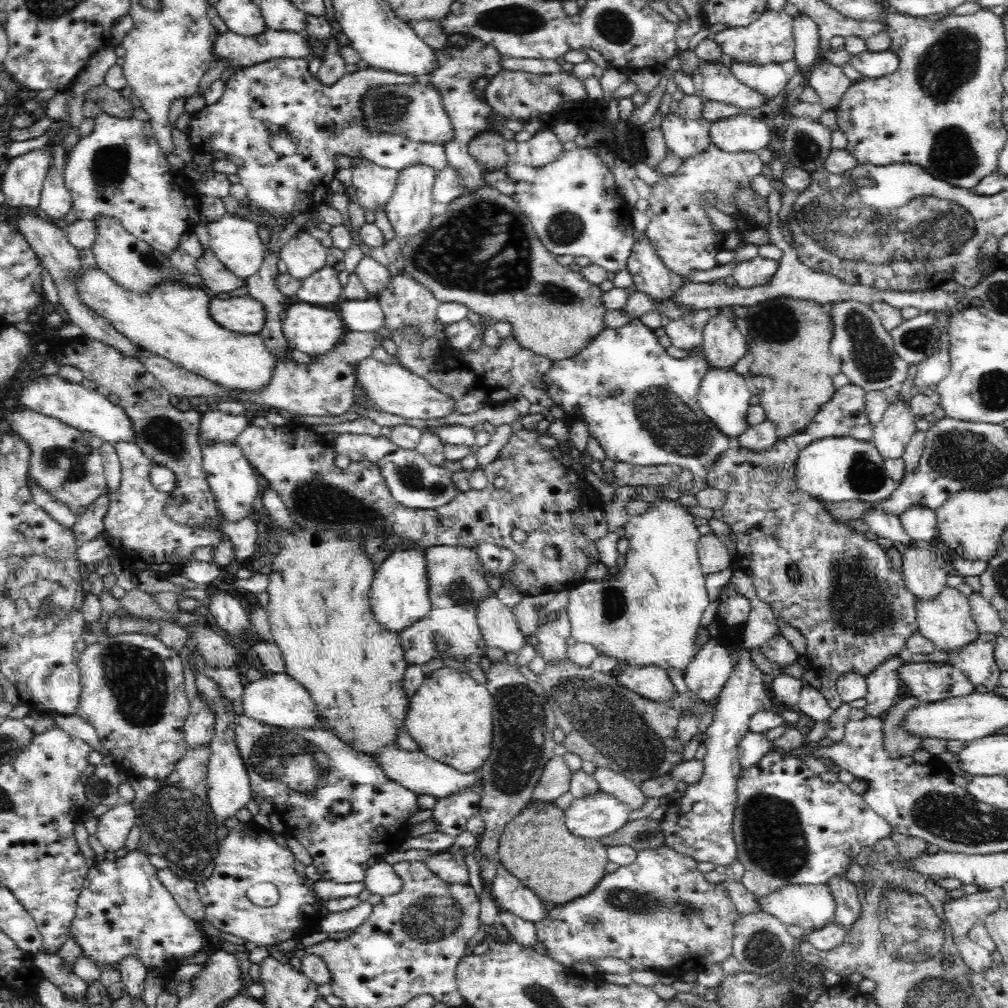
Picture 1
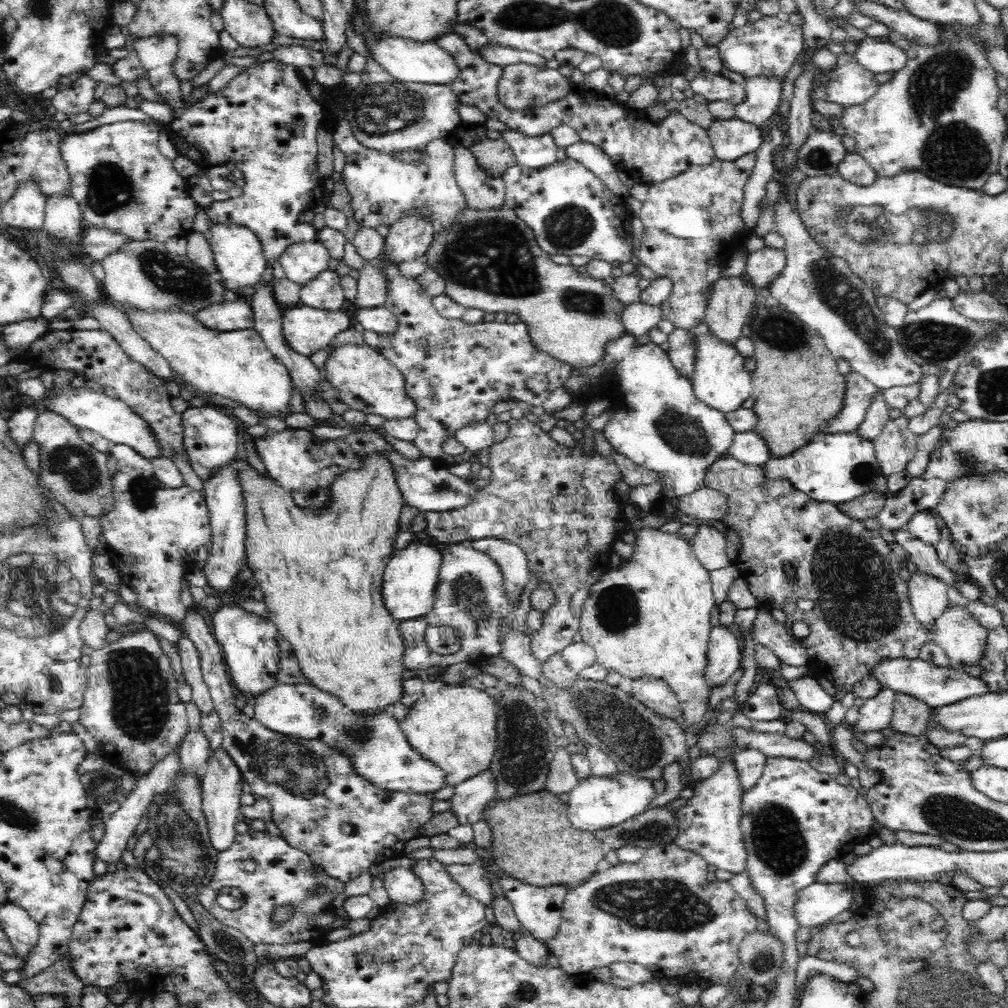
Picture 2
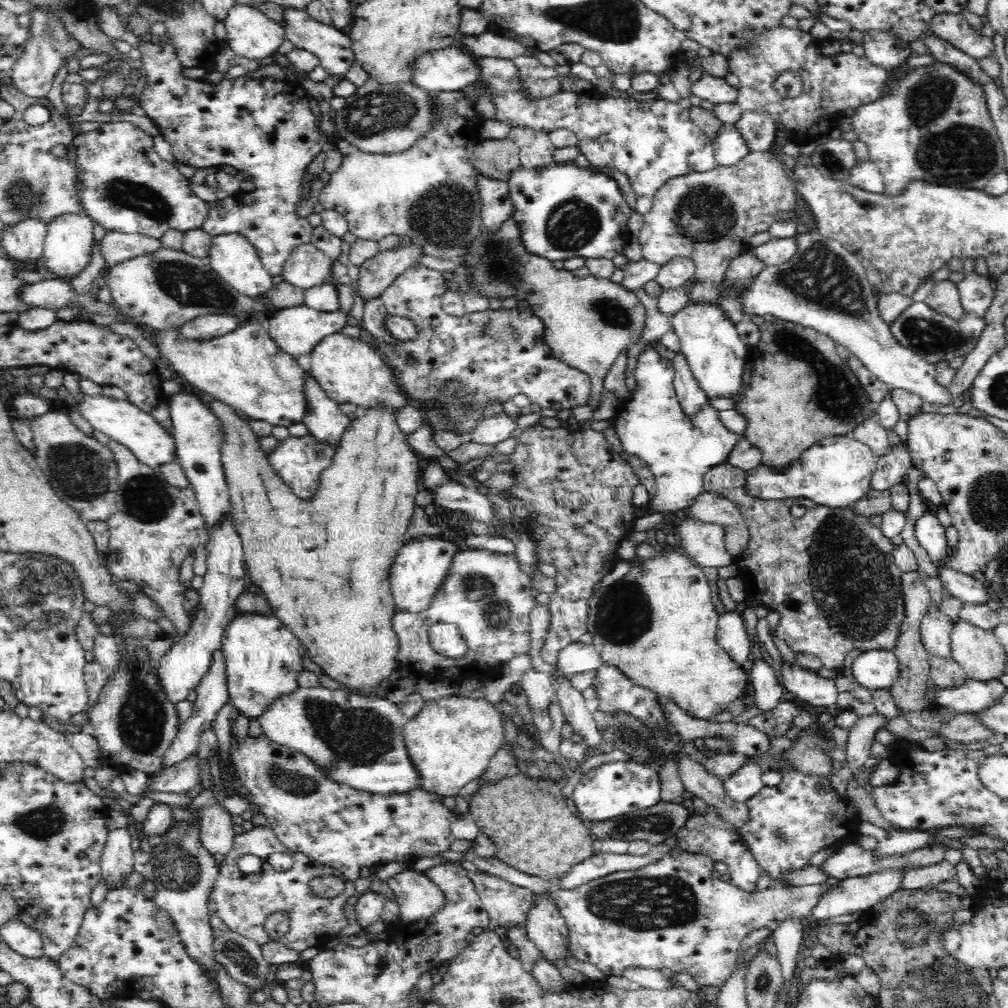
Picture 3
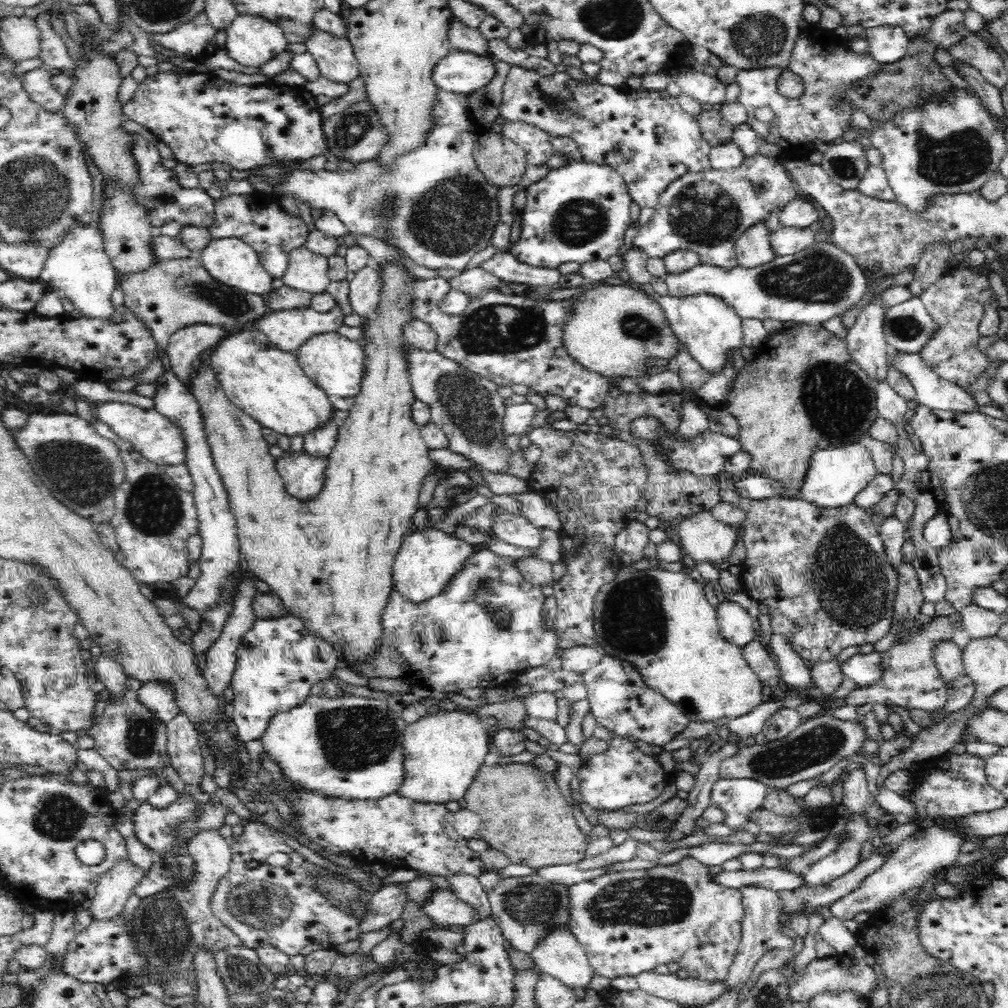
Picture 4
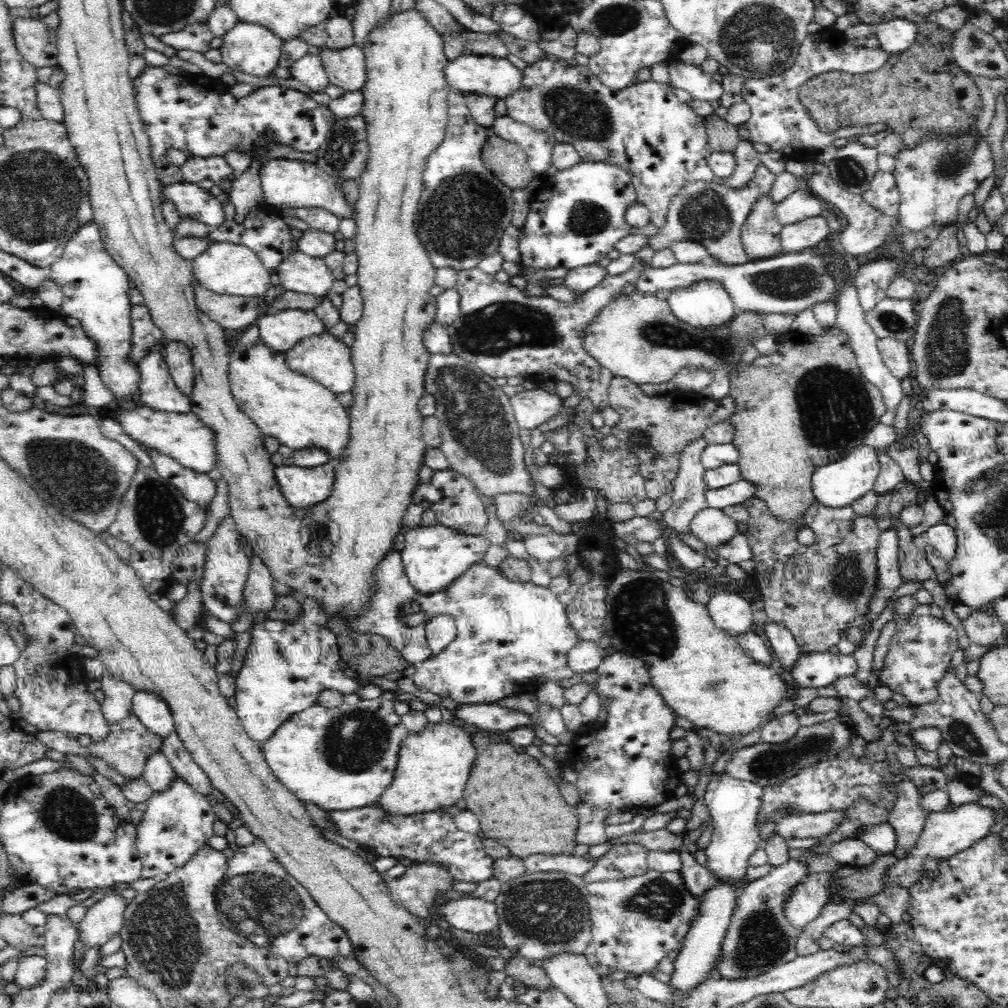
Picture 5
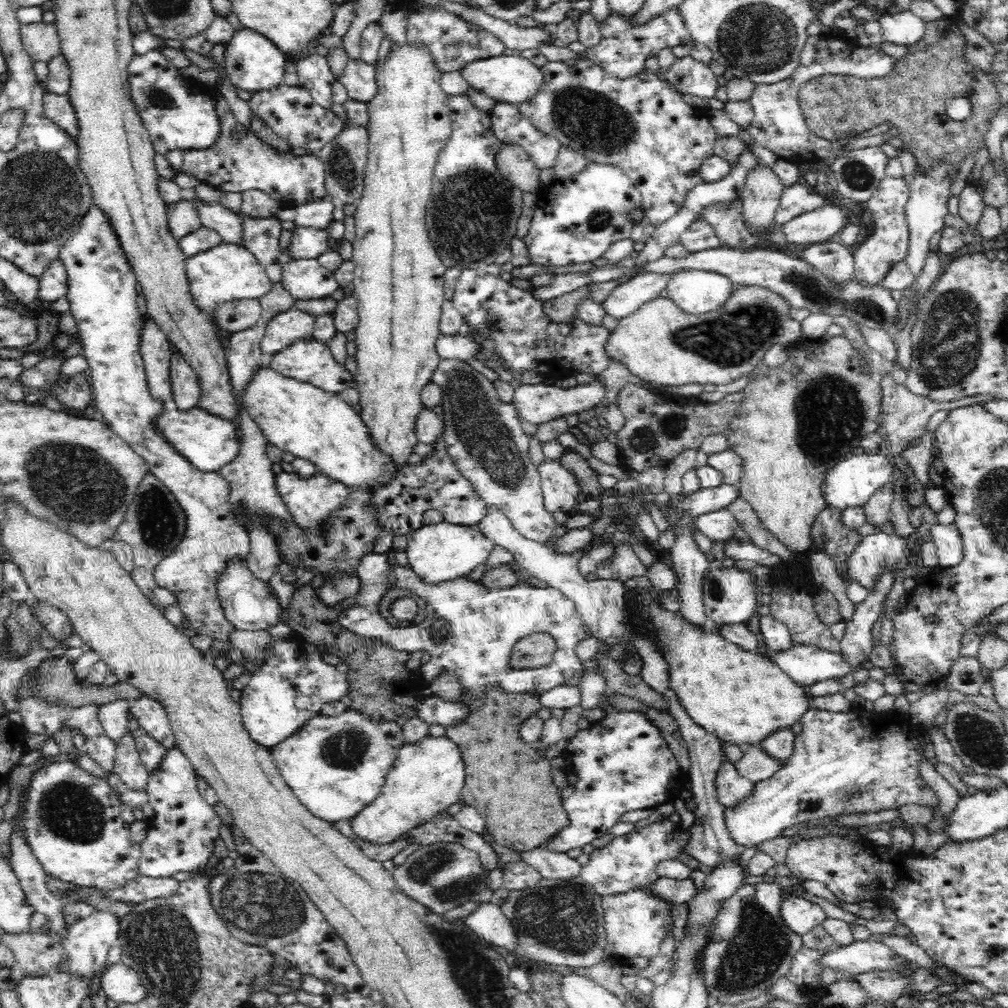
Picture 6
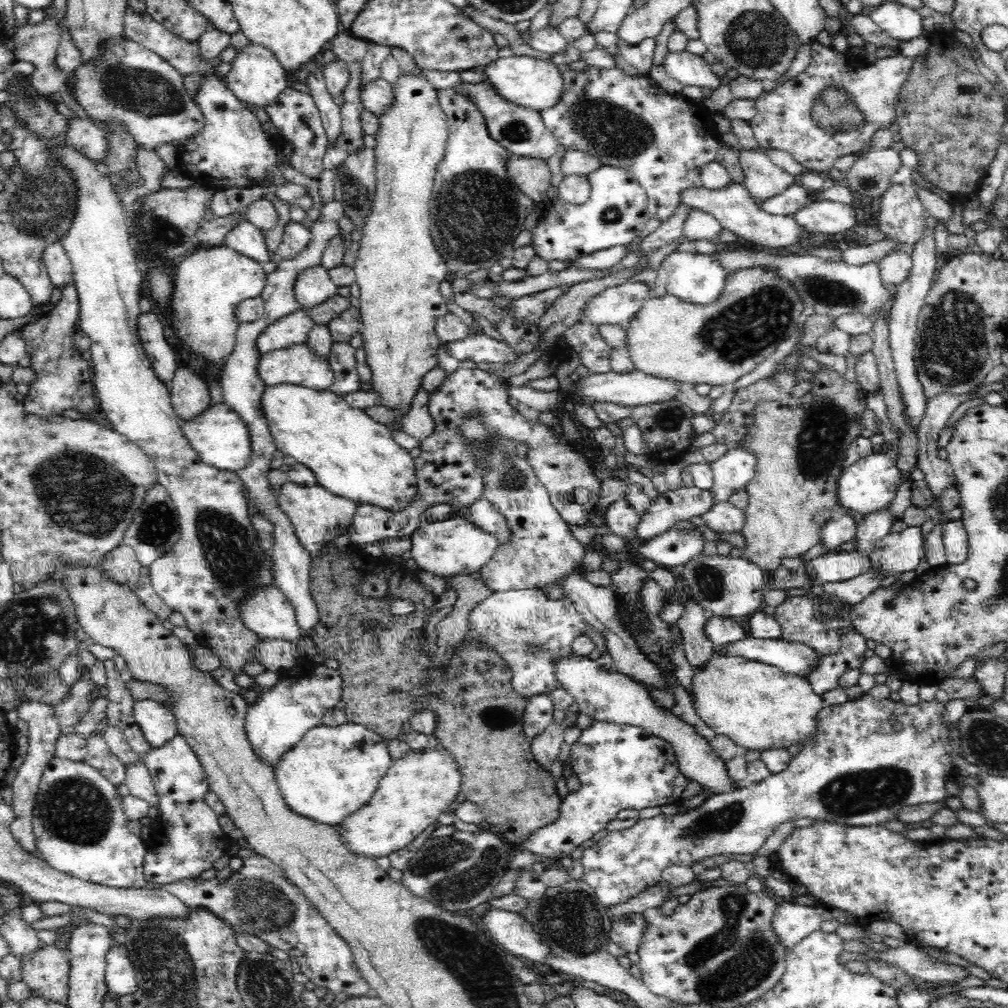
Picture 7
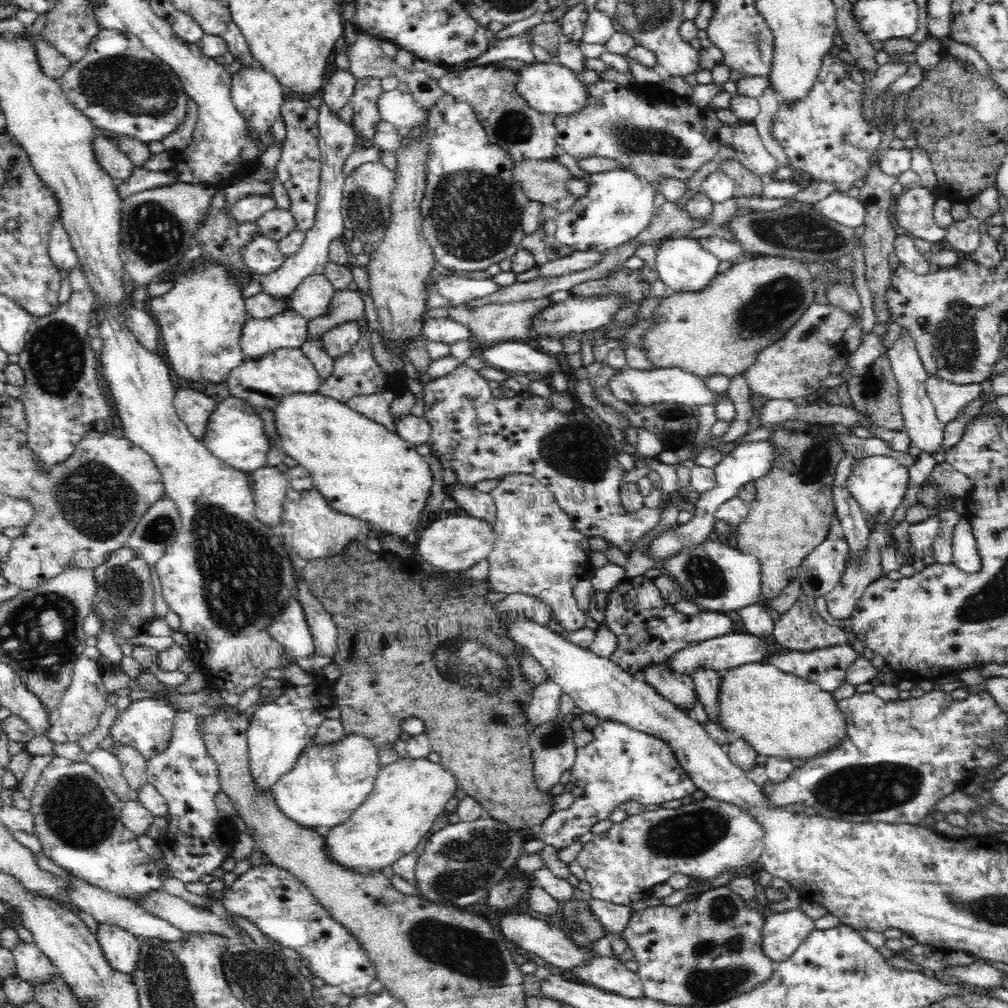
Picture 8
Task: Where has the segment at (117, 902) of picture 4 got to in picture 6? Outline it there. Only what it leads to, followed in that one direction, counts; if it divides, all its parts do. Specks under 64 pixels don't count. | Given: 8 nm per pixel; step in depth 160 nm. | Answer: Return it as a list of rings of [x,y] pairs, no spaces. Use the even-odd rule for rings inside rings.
[[[95,910],[88,917],[69,925],[61,945],[69,957],[65,972],[80,978],[96,978],[100,970],[108,963],[108,951],[117,947],[120,936],[120,918],[111,912]]]

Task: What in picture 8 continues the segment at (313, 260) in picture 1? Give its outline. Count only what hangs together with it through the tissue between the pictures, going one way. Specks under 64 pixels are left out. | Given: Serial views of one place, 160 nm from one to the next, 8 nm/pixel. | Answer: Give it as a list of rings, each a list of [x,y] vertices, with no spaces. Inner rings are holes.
[[[324,273],[306,276],[291,294],[291,308],[308,321],[318,318],[326,314],[336,291]]]

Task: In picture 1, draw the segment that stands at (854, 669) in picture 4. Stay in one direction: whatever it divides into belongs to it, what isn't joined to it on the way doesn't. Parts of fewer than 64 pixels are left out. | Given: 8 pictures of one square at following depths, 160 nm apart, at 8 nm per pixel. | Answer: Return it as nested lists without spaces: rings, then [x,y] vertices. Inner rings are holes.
[[[902,663],[897,668],[904,694],[916,697],[921,703],[968,696],[974,692],[970,679],[950,663]]]

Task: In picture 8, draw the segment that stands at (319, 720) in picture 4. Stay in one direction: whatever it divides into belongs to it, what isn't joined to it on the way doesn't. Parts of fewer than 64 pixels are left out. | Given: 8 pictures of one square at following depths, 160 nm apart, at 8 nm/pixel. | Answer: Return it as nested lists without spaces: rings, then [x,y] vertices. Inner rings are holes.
[[[344,734],[338,742],[318,746],[310,742],[290,768],[290,772],[282,775],[280,780],[271,788],[275,803],[280,811],[296,824],[318,831],[320,835],[328,834],[329,830],[348,821],[352,813],[363,803],[363,800],[373,789],[378,771],[382,768],[378,762],[378,749],[374,743],[365,736],[357,734]]]

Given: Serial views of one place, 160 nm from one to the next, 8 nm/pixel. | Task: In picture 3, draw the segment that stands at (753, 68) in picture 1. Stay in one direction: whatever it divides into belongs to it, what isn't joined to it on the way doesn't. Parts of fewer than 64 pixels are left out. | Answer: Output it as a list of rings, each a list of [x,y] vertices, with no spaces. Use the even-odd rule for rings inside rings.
[[[744,110],[742,118],[735,124],[744,136],[748,149],[753,152],[771,151],[775,146],[776,122],[771,120],[767,110]]]

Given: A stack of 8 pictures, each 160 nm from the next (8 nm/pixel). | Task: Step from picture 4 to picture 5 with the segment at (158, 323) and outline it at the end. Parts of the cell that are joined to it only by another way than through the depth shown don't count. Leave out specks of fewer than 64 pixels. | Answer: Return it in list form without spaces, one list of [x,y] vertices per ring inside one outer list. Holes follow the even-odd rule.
[[[192,282],[196,307],[226,330],[244,330],[268,312],[261,297],[216,294]]]

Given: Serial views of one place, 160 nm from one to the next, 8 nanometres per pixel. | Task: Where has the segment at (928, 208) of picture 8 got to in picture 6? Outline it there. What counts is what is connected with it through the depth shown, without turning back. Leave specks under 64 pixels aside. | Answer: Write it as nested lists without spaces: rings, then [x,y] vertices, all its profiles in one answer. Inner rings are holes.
[[[886,176],[880,186],[874,190],[872,198],[866,200],[867,208],[871,211],[871,221],[874,222],[872,234],[859,243],[859,247],[853,252],[855,264],[855,276],[864,285],[878,285],[890,267],[899,260],[905,260],[910,240],[910,229],[906,223],[904,208],[910,198],[910,187],[904,178],[892,178]]]

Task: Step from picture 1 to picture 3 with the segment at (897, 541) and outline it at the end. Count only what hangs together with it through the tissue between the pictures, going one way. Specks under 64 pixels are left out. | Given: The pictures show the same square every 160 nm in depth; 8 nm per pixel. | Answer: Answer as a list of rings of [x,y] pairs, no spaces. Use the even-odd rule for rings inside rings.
[[[940,563],[939,578],[942,586],[946,585],[946,590],[951,596],[962,600],[963,603],[986,604],[988,596],[993,596],[986,583],[962,572],[956,572],[945,564]]]

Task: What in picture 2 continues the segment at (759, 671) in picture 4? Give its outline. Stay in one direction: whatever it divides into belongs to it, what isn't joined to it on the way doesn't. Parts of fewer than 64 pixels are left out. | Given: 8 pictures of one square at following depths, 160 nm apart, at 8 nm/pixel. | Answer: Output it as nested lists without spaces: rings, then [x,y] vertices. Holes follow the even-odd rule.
[[[762,681],[757,690],[748,697],[741,710],[750,720],[770,722],[770,720],[780,720],[782,709],[776,687]]]

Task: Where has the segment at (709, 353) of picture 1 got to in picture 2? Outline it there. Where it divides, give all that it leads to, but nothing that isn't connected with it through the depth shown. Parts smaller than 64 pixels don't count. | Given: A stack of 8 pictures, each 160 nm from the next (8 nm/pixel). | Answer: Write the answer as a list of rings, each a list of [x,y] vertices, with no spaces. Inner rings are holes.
[[[745,274],[720,277],[715,282],[704,316],[713,336],[725,344],[736,346],[744,322],[757,304],[757,290]]]

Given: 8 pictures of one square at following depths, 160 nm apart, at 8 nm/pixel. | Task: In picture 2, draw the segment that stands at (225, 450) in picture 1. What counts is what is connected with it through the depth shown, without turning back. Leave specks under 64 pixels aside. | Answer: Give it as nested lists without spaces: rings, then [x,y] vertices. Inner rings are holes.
[[[233,460],[224,464],[221,470],[208,481],[204,481],[203,488],[212,536],[210,545],[207,546],[209,555],[202,569],[208,586],[216,588],[216,592],[226,592],[234,588],[246,552],[245,502],[242,498],[238,473],[233,467]]]

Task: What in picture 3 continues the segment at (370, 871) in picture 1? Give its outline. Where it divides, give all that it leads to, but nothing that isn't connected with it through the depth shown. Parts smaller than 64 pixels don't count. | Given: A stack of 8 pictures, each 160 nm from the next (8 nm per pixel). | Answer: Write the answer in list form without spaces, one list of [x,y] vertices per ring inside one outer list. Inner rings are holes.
[[[408,868],[391,877],[386,891],[397,897],[400,924],[428,918],[446,905],[445,894],[424,873]]]

